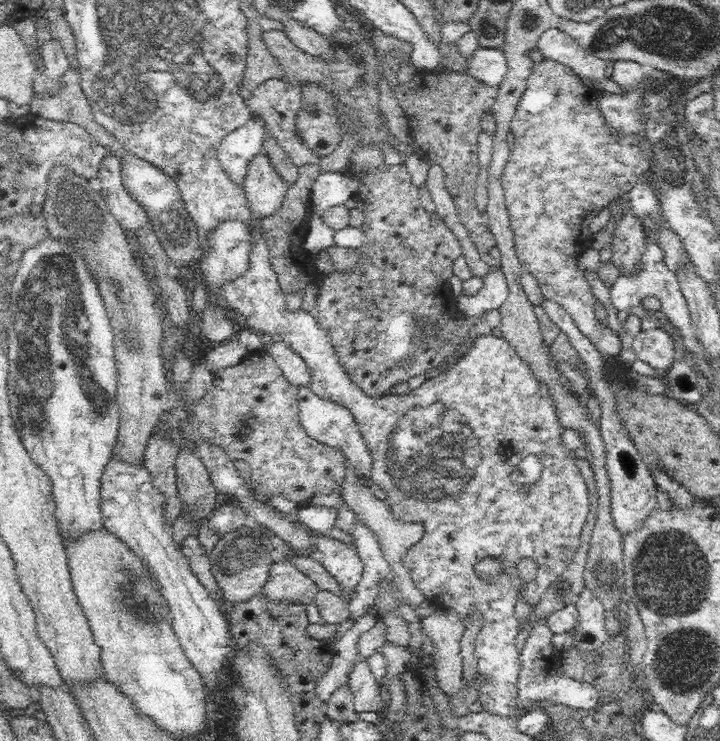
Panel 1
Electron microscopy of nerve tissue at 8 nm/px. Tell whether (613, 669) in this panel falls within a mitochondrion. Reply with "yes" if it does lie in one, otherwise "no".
no

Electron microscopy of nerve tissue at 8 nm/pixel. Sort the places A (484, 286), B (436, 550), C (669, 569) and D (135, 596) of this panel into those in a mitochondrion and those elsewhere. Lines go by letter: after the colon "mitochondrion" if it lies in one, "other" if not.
A: other
B: other
C: mitochondrion
D: mitochondrion

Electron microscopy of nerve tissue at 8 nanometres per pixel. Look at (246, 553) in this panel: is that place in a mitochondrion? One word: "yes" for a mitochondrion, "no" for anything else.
yes

